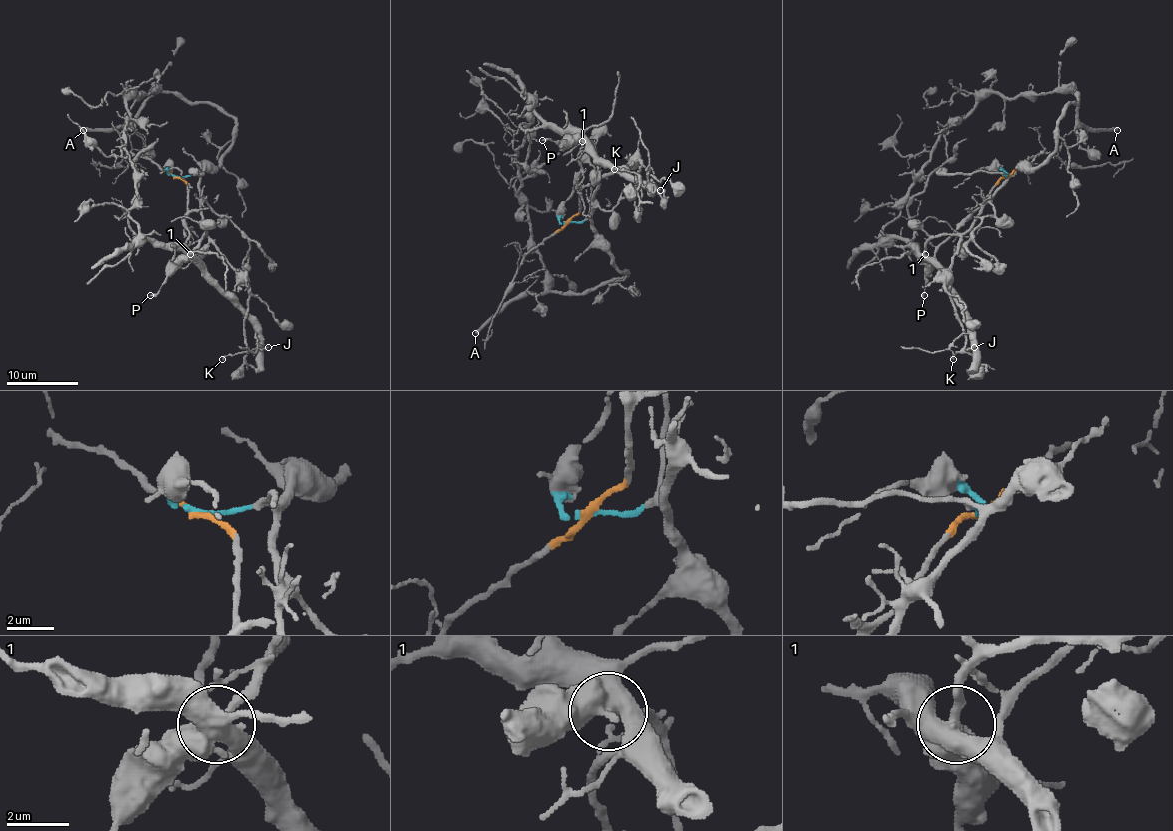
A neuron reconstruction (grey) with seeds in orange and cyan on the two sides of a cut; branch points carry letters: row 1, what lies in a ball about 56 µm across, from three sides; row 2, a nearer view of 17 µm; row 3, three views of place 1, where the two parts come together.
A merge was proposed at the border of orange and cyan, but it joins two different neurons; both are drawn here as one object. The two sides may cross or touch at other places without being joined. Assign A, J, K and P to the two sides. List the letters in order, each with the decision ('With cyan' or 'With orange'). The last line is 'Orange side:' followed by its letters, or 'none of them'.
A: With cyan
J: With cyan
K: With cyan
P: With cyan
Orange side: none of them

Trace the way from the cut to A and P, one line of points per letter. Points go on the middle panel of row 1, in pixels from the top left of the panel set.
A: (567, 221), (589, 220), (596, 243), (627, 274), (574, 293), (524, 293), (512, 299), (476, 333)
P: (567, 221), (591, 221), (598, 180), (596, 148), (583, 141), (542, 141)

